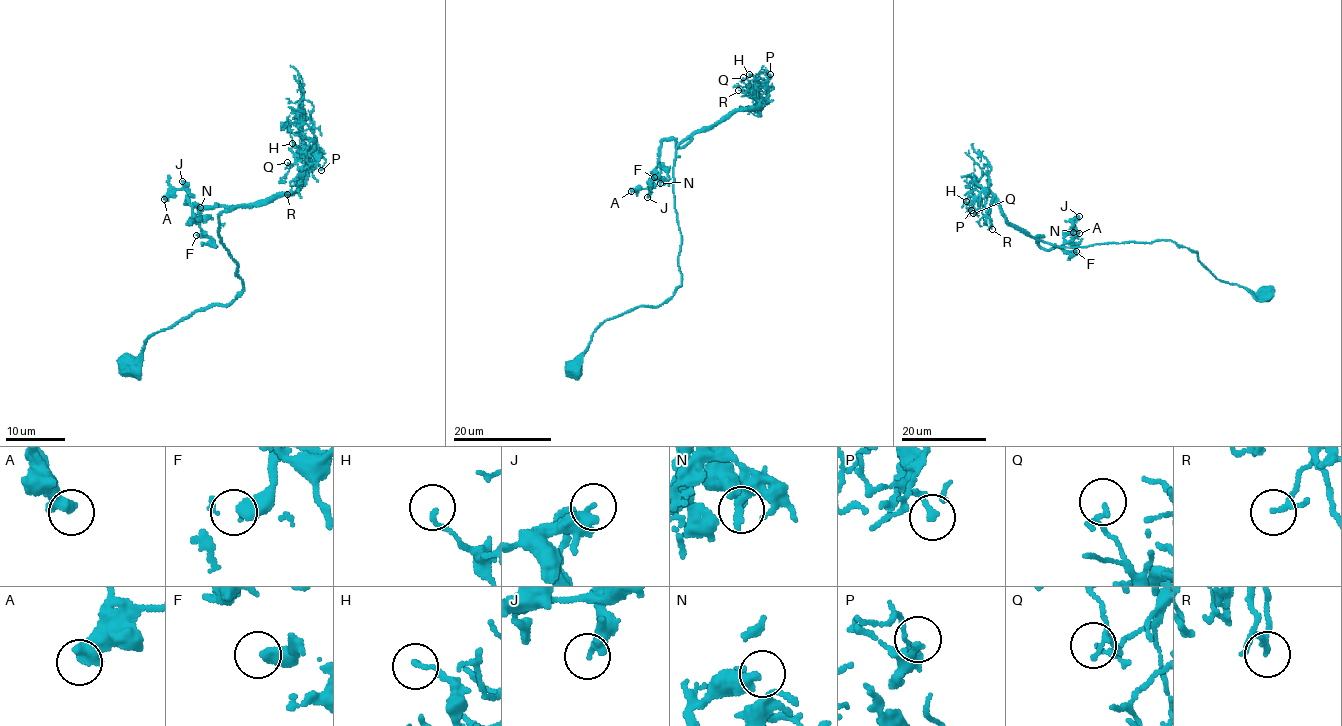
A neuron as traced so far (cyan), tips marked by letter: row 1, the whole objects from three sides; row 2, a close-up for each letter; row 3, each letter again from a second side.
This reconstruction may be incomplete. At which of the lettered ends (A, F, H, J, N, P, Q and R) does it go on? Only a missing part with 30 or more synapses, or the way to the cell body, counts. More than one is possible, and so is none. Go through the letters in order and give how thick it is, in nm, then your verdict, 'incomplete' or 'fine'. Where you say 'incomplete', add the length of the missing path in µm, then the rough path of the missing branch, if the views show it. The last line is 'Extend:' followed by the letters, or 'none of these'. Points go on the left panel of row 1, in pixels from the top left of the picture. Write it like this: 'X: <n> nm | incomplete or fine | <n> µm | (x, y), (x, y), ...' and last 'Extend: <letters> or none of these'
A: 480 nm | fine
F: 440 nm | incomplete | 6 µm | (196, 235), (183, 240), (169, 233)
H: 140 nm | fine
J: 320 nm | fine
N: 400 nm | fine
P: 190 nm | fine
Q: 110 nm | fine
R: 190 nm | fine
Extend: F

